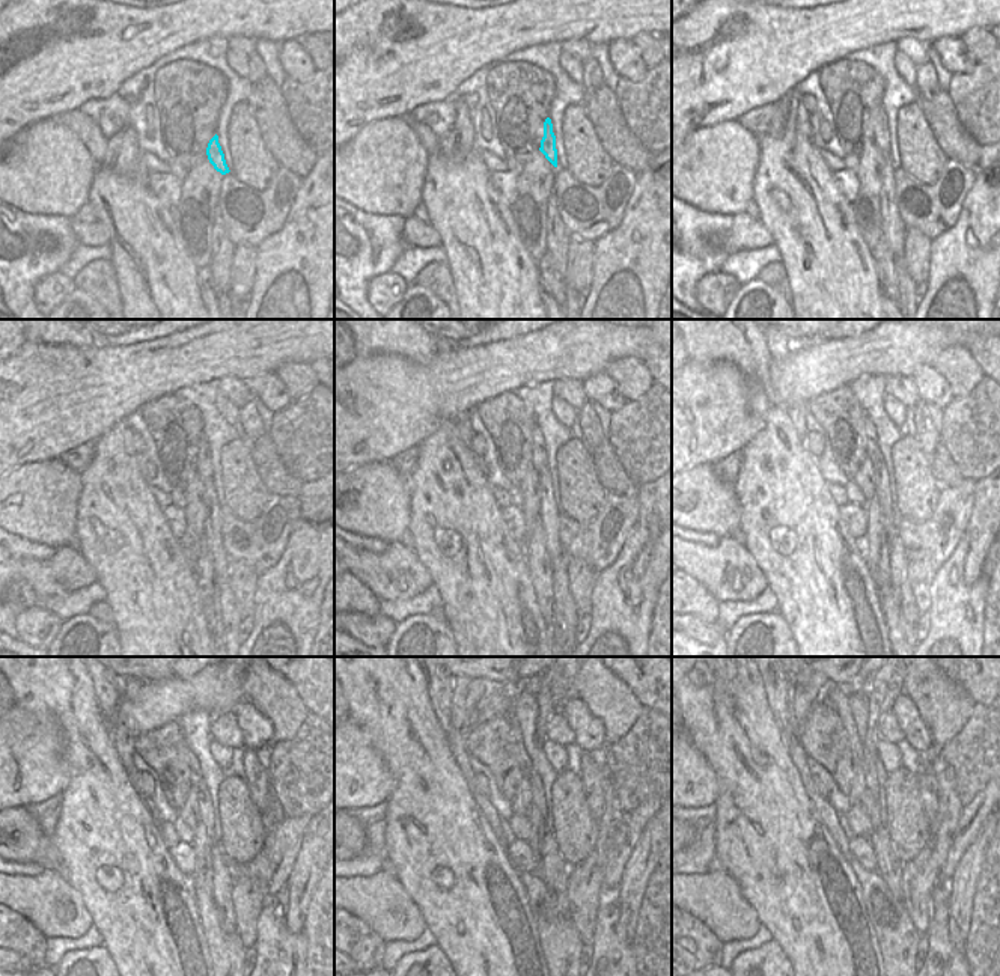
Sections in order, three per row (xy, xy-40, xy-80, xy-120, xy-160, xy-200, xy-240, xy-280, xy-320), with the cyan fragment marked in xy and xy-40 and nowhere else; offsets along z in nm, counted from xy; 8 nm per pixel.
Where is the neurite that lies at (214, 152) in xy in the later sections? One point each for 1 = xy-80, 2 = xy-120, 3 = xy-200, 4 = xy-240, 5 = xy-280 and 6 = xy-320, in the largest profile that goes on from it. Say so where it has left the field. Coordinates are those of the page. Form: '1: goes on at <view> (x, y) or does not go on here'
1: goes on at xy-80 (881, 133)
2: goes on at xy-120 (204, 461)
3: goes on at xy-200 (871, 431)
4: goes on at xy-240 (195, 768)
5: goes on at xy-280 (526, 762)
6: goes on at xy-320 (836, 696)

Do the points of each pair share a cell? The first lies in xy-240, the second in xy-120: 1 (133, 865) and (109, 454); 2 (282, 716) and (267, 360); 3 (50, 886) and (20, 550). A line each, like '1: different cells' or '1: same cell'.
1: same cell
2: different cells
3: different cells

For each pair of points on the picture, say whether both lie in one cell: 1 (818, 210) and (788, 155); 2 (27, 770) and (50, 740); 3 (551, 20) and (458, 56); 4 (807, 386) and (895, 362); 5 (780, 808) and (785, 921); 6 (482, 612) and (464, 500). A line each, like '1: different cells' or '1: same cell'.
1: same cell
2: same cell
3: same cell
4: same cell
5: same cell
6: same cell

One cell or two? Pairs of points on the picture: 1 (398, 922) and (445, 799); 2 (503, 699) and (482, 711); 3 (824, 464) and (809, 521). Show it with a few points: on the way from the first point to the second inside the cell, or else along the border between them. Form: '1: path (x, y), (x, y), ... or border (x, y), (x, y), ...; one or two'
1: border (389, 865), (416, 905), (425, 927); two
2: path (499, 702), (487, 710); one
3: border (817, 458), (820, 473), (829, 482); two

